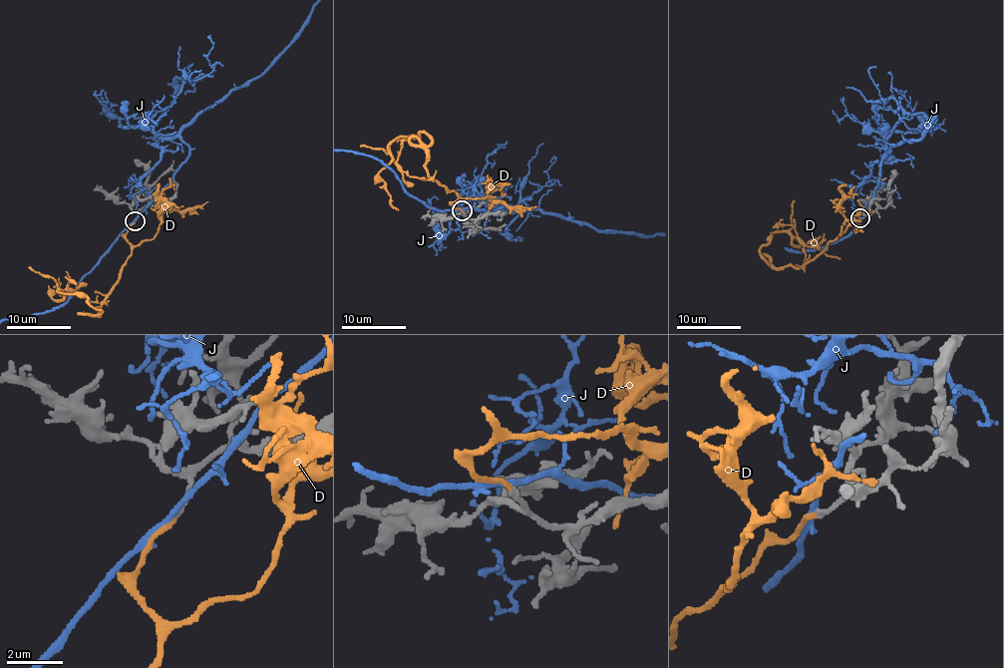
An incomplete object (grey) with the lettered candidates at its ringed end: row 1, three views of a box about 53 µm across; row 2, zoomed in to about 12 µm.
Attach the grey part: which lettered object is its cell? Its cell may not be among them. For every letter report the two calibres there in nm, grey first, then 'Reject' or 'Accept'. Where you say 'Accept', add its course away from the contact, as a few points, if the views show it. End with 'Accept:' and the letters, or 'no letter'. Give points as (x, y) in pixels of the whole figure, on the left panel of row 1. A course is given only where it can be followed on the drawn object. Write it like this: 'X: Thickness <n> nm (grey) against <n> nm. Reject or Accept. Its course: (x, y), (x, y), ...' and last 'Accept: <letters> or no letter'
D: Thickness 150 nm (grey) against 160 nm. Accept. Its course: (135, 221), (126, 232), (130, 255), (104, 300), (64, 292), (59, 300), (52, 297), (75, 289)
J: Thickness 160 nm (grey) against 180 nm. Reject
Accept: D

